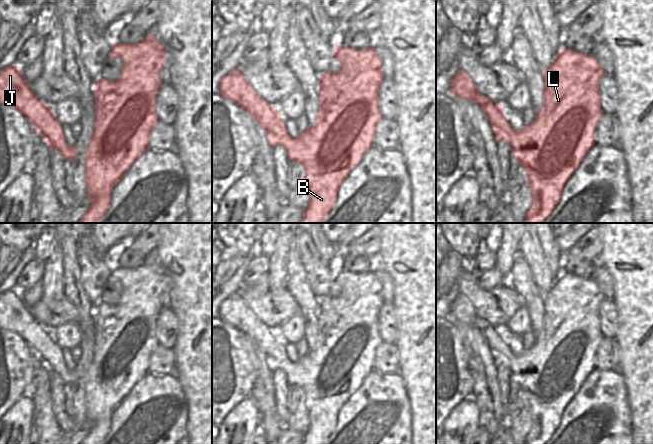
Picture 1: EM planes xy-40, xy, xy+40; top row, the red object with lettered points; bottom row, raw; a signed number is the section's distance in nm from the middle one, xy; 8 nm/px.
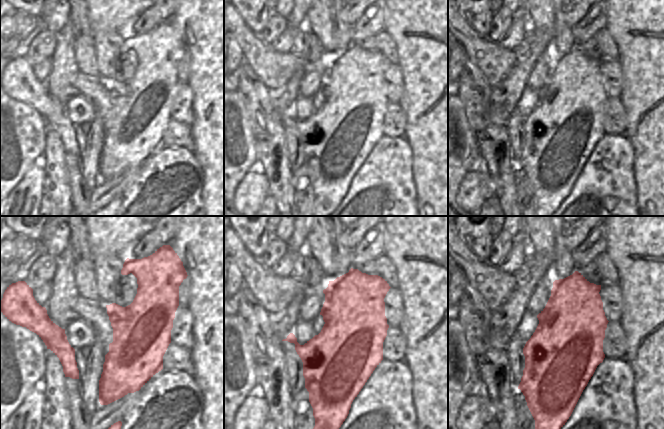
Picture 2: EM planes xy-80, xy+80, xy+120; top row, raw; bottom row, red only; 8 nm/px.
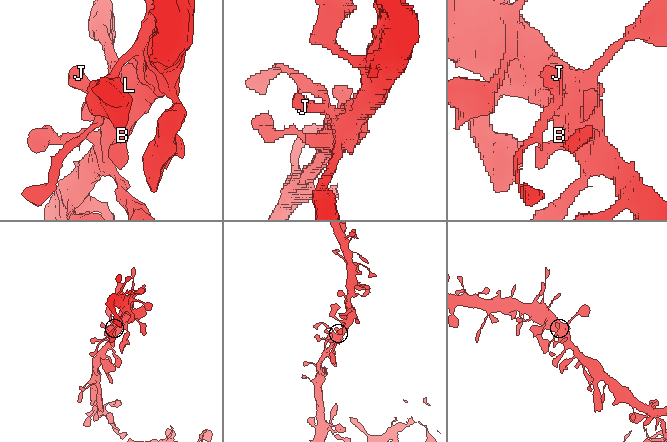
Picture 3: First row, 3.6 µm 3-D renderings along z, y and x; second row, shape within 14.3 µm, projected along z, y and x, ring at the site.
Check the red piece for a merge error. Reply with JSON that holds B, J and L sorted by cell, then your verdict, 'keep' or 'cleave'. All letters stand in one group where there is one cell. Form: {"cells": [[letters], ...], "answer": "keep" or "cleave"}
{"cells": [["B", "J", "L"]], "answer": "keep"}

